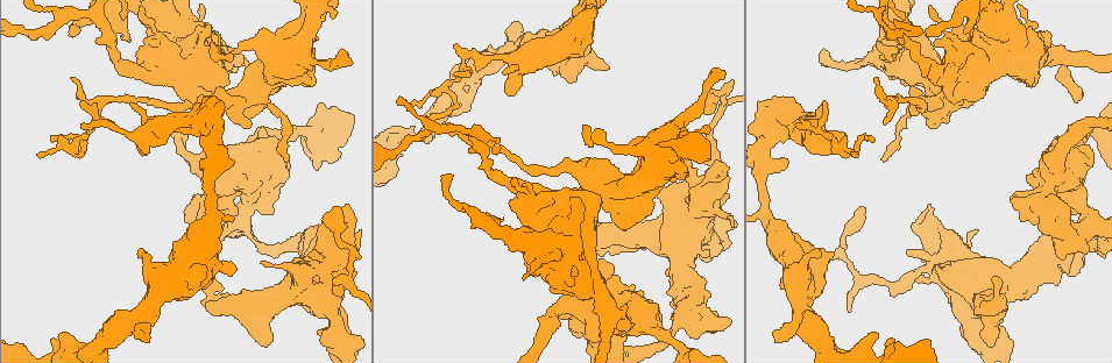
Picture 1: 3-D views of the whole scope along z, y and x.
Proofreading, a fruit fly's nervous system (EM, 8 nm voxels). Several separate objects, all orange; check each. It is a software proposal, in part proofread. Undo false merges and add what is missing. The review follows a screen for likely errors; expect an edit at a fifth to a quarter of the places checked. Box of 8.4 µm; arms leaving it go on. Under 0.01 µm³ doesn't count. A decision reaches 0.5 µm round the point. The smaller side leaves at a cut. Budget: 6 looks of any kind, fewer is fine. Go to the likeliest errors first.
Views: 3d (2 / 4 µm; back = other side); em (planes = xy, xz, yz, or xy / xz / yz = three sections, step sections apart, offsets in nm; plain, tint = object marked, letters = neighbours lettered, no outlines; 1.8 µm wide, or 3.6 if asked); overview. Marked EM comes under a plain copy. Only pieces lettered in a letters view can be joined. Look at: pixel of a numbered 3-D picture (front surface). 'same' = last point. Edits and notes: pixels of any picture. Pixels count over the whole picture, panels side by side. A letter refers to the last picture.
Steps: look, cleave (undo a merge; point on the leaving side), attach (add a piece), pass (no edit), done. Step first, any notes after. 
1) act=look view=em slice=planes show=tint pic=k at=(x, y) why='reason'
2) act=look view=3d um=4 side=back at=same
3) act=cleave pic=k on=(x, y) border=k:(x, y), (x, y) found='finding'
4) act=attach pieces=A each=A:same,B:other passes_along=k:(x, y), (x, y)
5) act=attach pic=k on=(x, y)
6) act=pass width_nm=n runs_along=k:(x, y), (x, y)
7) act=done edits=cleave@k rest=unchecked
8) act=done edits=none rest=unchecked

act=look view=3d um=2 pic=1 at=(346, 253) why='sudden change in width'

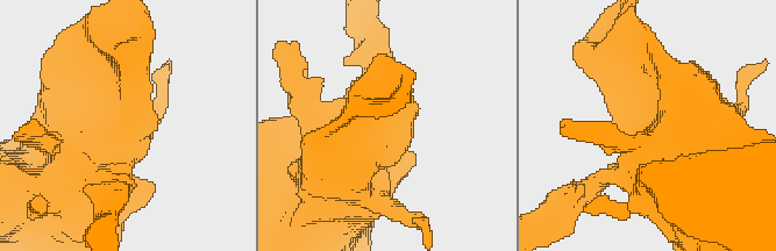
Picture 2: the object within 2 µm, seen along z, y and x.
act=look view=em slice=yz step=16 show=tint pic=2 at=(127, 130) arms=4

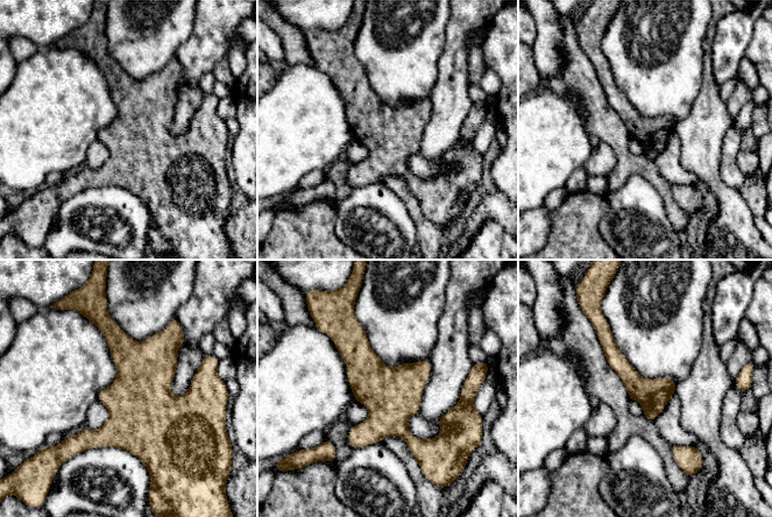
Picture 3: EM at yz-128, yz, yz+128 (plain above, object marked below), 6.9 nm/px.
act=look view=em slice=planes show=letters at=same

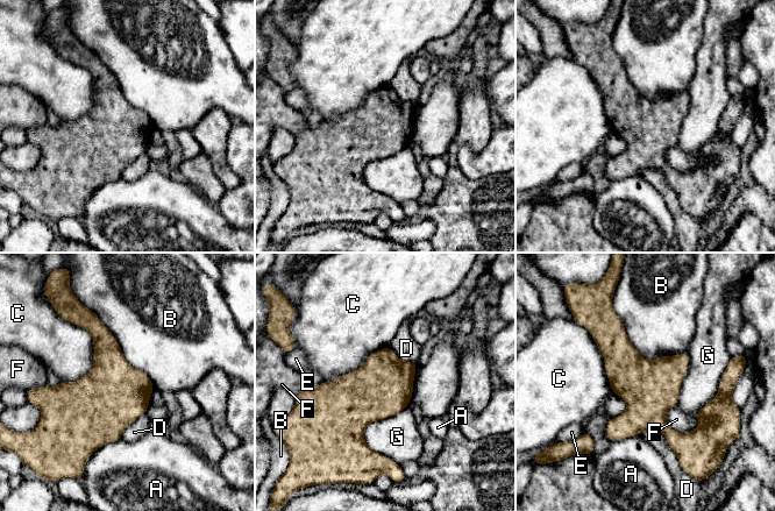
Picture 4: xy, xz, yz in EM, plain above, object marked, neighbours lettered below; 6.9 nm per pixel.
act=pass each=A:other,B:other,C:other,D:other,E:other,F:other,G:other border=4:(613, 309), (646, 359), (687, 353) found='continuous, no second neuron'

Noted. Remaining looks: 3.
act=look view=3d um=4 pic=1 at=(241, 194) why='free end'

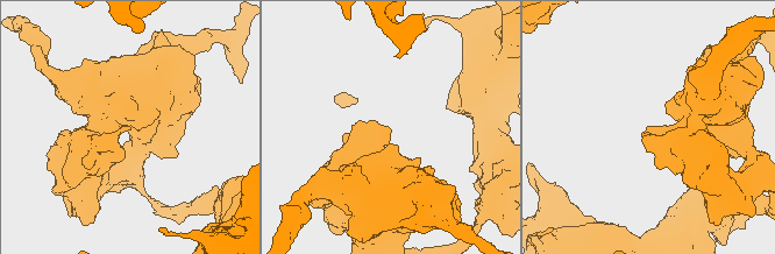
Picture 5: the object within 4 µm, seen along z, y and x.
act=look view=em slice=planes show=letters pic=5 at=(129, 127)

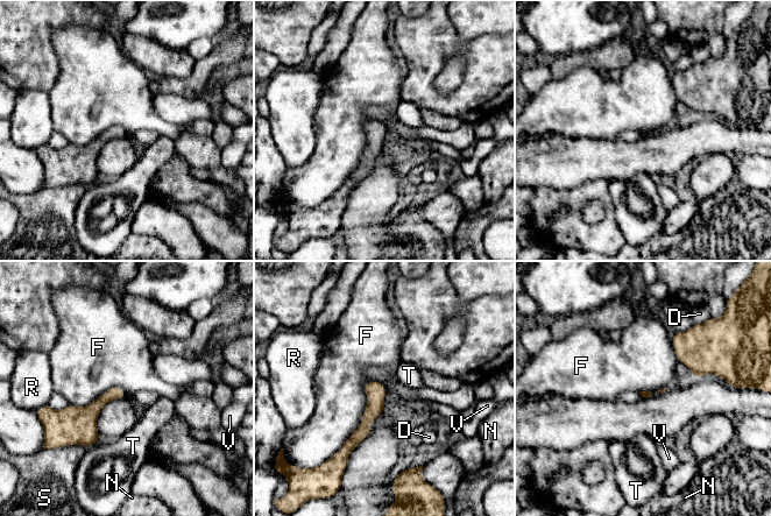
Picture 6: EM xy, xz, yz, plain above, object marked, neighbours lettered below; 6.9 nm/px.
act=pass each=D:other,F:other,N:other,R:other,S:other,T:other,V:other border=6:(374, 380), (359, 426), (333, 454) found='none of them fits'

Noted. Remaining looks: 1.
act=done edits=none rest=unchecked

